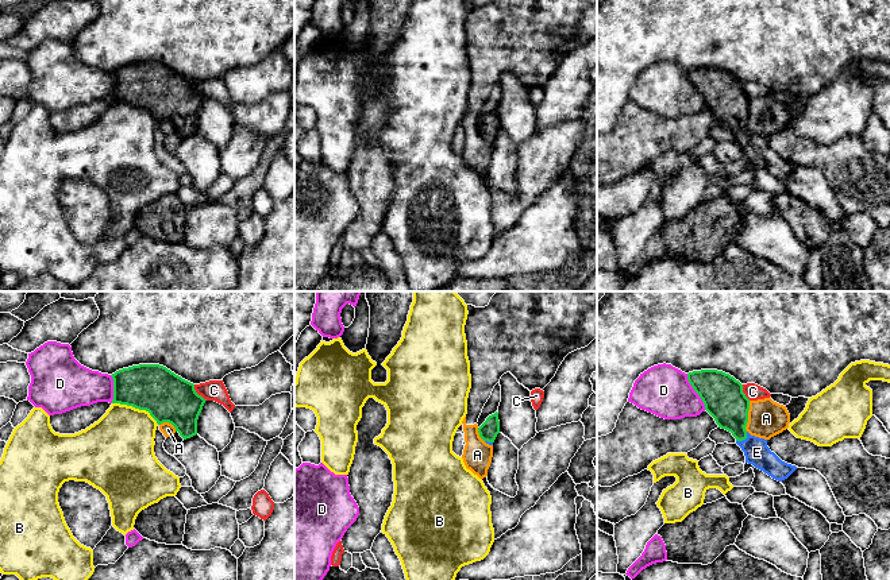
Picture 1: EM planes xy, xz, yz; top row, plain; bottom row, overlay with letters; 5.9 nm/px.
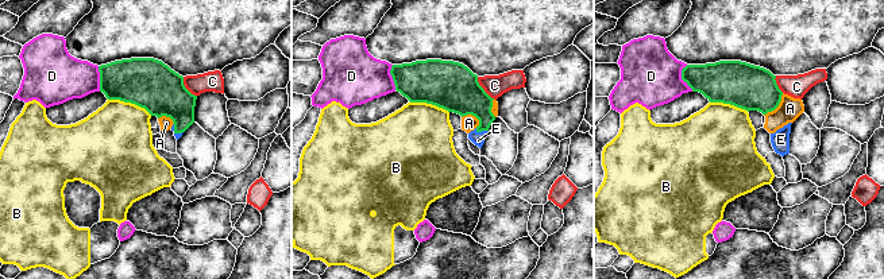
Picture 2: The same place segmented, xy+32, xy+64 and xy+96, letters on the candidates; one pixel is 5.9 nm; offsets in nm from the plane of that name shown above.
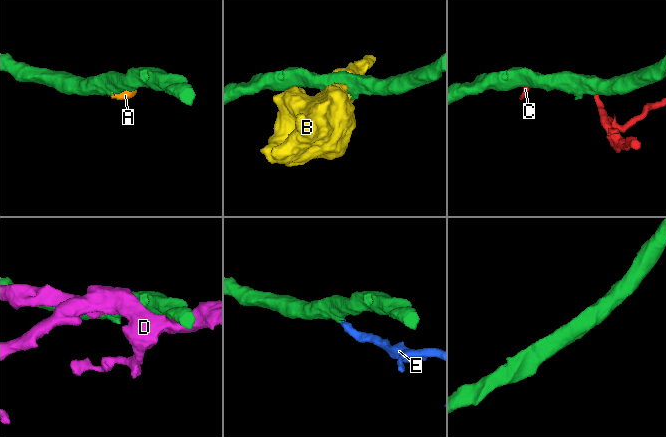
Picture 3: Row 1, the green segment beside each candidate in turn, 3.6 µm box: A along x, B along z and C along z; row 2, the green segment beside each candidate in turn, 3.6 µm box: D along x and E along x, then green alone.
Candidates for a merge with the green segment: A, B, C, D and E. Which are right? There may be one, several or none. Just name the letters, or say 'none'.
E

